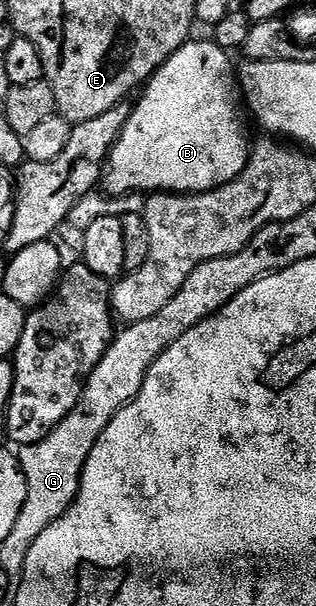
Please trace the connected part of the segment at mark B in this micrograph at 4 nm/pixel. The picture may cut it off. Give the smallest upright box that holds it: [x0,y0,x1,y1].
[104,41,252,196]

